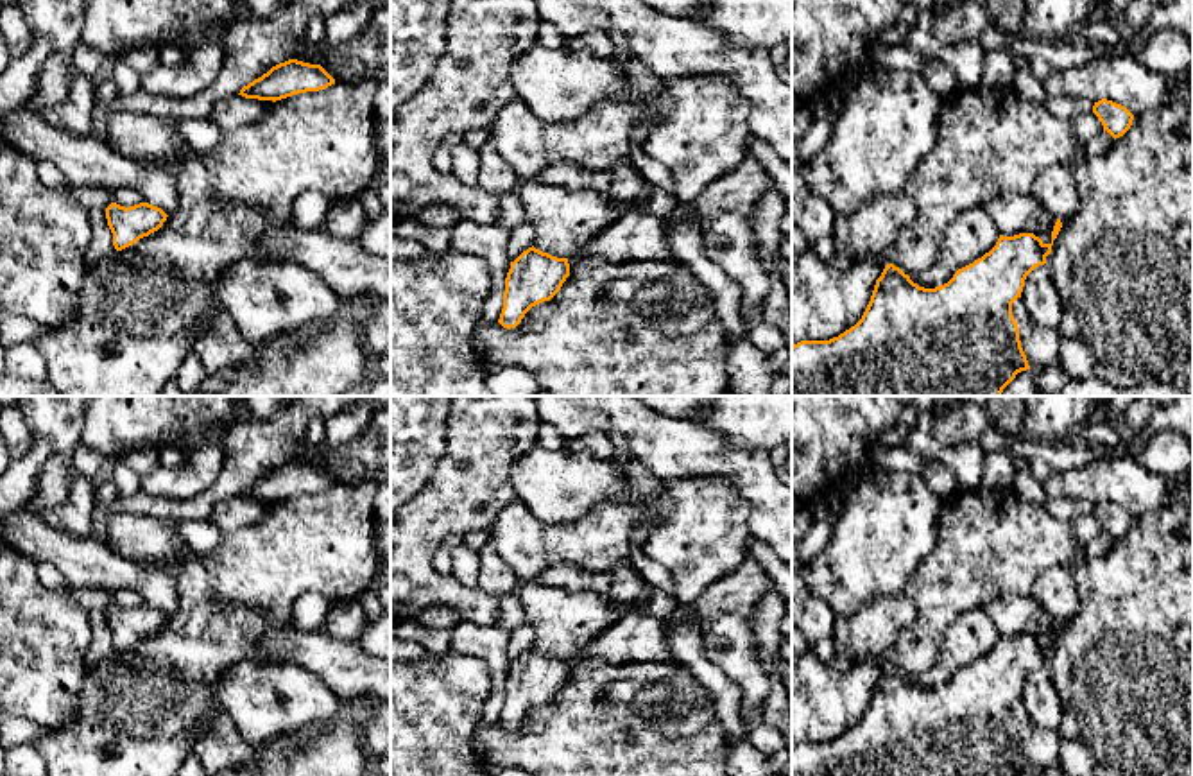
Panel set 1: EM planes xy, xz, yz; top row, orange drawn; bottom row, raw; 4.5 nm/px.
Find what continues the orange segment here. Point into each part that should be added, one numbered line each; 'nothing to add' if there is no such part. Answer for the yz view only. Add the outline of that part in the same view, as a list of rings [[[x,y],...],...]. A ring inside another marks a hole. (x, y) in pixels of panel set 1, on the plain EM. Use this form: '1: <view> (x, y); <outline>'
nothing to add

